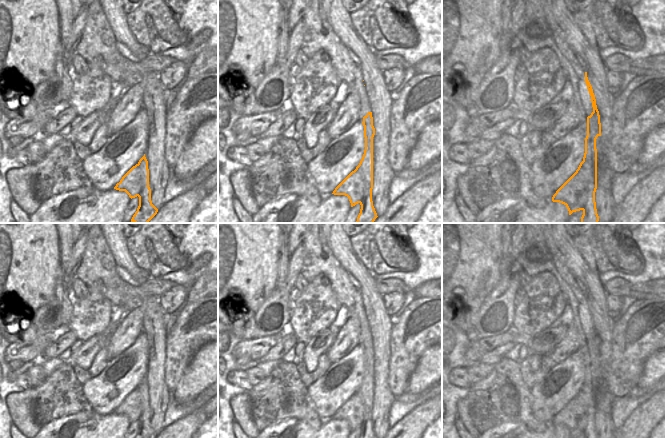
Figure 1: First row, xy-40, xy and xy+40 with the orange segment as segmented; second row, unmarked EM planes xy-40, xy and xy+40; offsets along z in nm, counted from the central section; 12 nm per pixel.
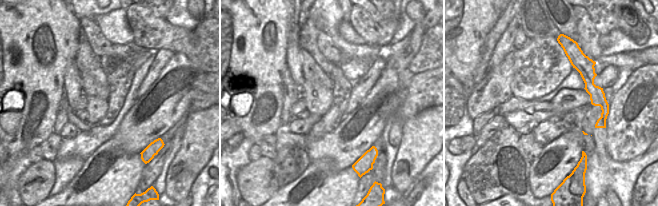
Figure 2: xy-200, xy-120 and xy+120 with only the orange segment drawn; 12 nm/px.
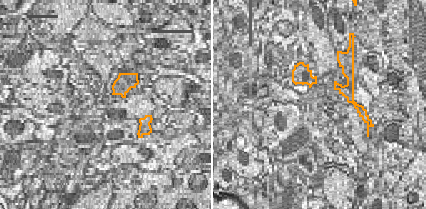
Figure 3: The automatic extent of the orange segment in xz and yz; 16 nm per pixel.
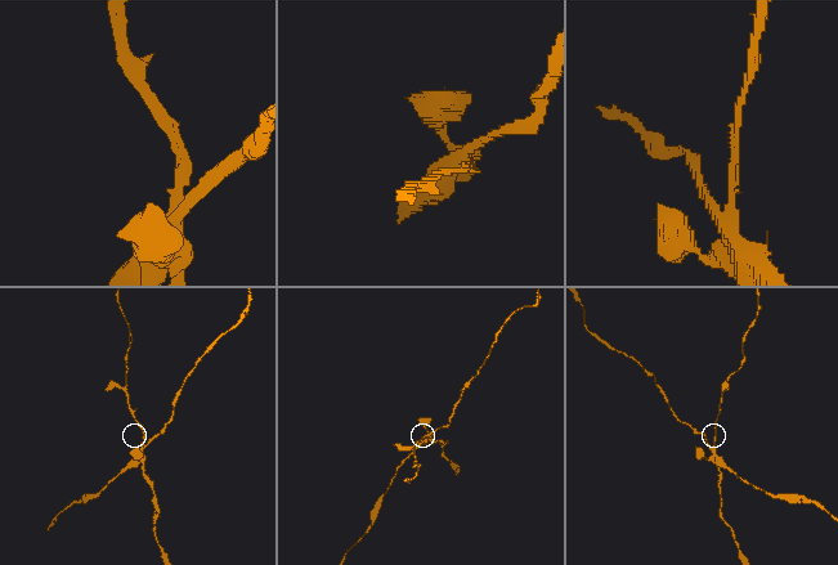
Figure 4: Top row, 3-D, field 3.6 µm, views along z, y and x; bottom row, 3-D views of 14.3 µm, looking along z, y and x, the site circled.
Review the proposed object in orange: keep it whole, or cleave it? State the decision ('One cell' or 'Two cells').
Two cells.

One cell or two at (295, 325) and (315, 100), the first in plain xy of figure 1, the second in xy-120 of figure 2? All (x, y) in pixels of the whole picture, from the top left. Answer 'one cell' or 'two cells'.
one cell

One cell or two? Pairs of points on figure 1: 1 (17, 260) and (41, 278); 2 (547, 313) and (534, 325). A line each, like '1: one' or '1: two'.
1: one
2: one

